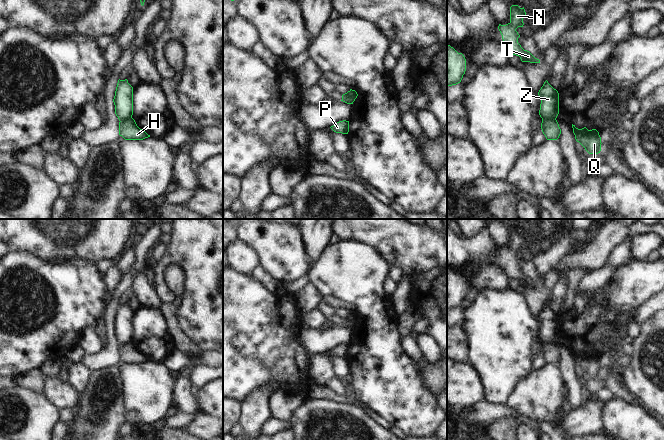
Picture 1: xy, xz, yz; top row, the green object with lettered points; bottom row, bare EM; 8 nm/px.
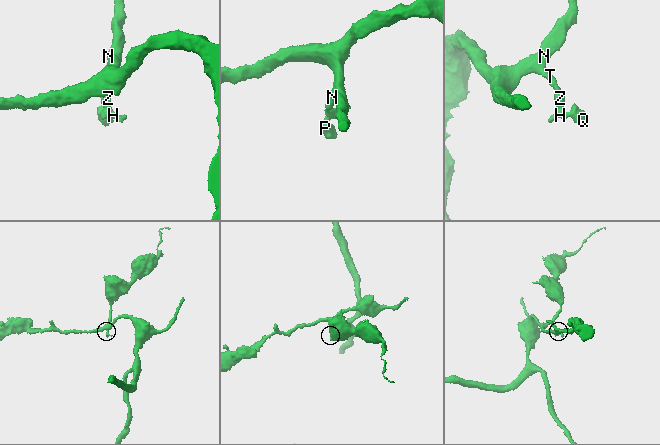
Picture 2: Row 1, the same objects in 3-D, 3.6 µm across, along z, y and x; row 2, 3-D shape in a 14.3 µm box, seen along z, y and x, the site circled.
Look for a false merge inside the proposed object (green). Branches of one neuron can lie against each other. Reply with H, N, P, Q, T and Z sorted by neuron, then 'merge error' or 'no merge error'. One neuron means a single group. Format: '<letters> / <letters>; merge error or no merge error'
H P Q / N T Z; merge error

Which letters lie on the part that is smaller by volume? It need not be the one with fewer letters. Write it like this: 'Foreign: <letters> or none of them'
Foreign: H, P, Q

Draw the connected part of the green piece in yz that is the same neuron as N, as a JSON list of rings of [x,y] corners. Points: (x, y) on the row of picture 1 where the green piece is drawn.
[[[518,5],[510,7],[510,22],[506,25],[499,24],[498,29],[502,35],[503,41],[510,50],[510,54],[519,56],[522,62],[540,63],[529,51],[524,50],[518,43],[520,35],[516,31],[518,27],[523,27],[523,18],[526,15],[525,9]]]

